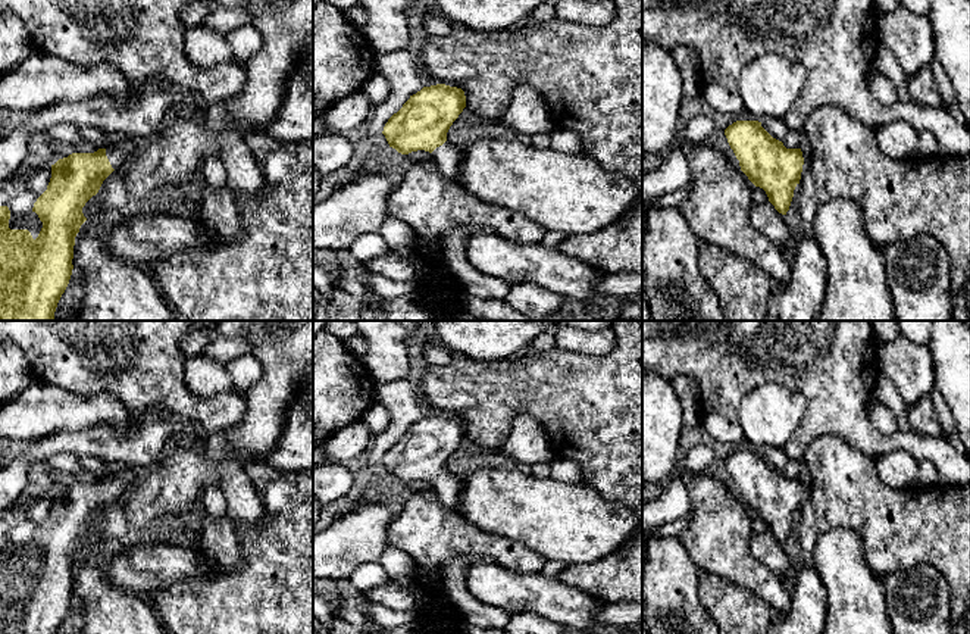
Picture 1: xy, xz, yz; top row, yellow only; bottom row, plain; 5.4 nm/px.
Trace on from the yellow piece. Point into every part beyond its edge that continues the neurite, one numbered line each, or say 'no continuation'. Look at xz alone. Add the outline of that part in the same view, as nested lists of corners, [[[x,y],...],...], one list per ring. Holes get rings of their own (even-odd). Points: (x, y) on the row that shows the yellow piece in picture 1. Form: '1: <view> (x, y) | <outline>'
1: xz (448, 158) | [[[445,141],[442,146],[436,147],[431,156],[436,163],[441,177],[444,177],[447,181],[457,181],[460,165],[463,162],[461,149]]]

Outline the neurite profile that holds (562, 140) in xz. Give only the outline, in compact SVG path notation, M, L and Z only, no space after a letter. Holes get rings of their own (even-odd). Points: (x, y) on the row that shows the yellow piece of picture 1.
M554 129L551 132L551 149L569 154L583 153L583 144L572 129Z

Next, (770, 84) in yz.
M776 54L752 60L739 76L745 109L761 122L767 116L783 118L807 82L807 69Z

